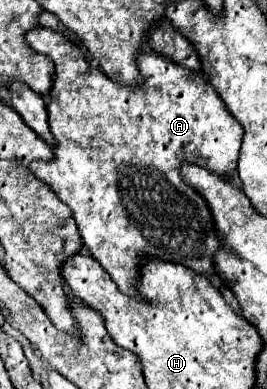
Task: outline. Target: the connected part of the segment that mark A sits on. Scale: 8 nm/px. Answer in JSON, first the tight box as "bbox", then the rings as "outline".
{"bbox":[26,27,244,293],"outline":[[[34,27],[26,33],[26,41],[34,51],[46,55],[54,63],[52,87],[46,97],[48,125],[54,137],[54,159],[32,161],[30,171],[40,181],[48,183],[48,187],[58,193],[58,199],[72,209],[82,243],[90,255],[104,267],[122,293],[136,293],[134,277],[144,255],[186,265],[200,275],[214,273],[212,259],[218,241],[210,209],[206,201],[180,179],[180,163],[192,161],[220,175],[232,175],[236,169],[236,153],[244,129],[240,129],[240,123],[228,113],[216,89],[212,89],[200,73],[152,49],[142,49],[136,55],[142,83],[124,85],[106,77],[100,68],[91,73],[82,51],[66,45],[66,37],[52,29]]]}

